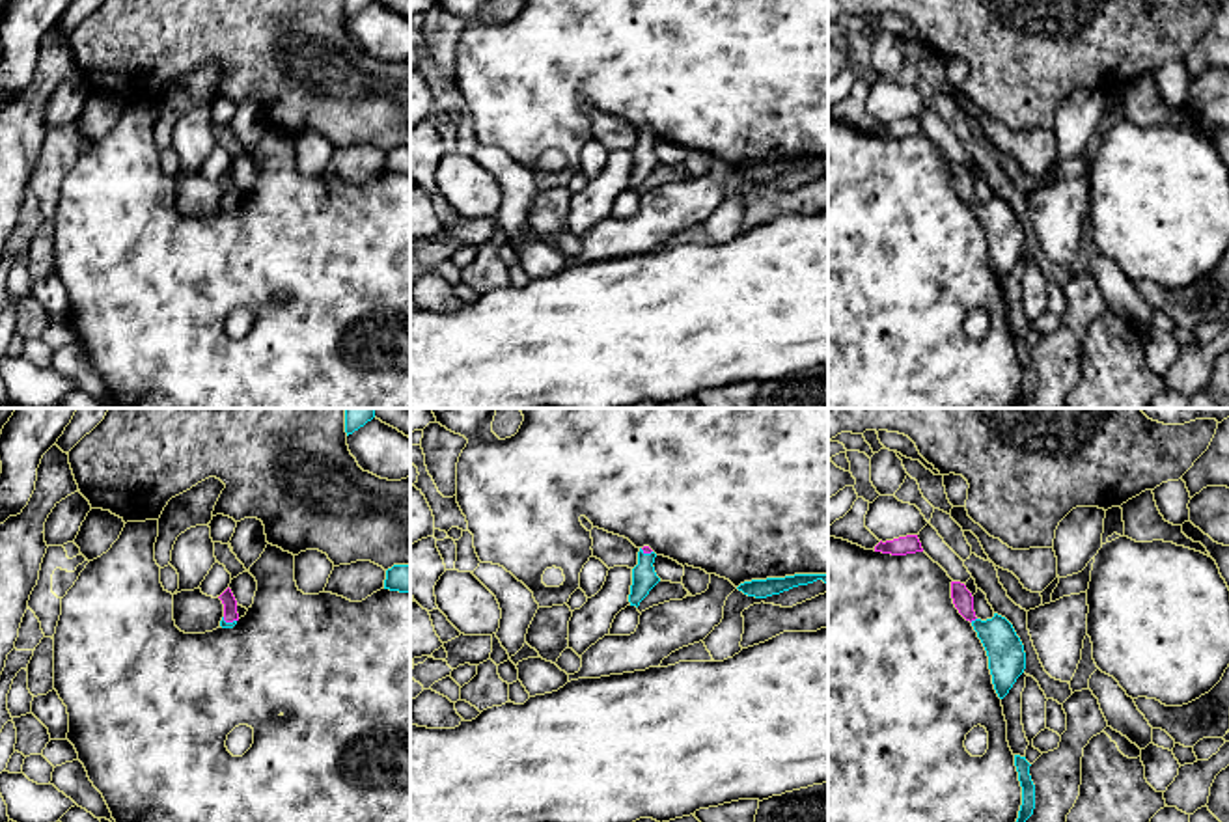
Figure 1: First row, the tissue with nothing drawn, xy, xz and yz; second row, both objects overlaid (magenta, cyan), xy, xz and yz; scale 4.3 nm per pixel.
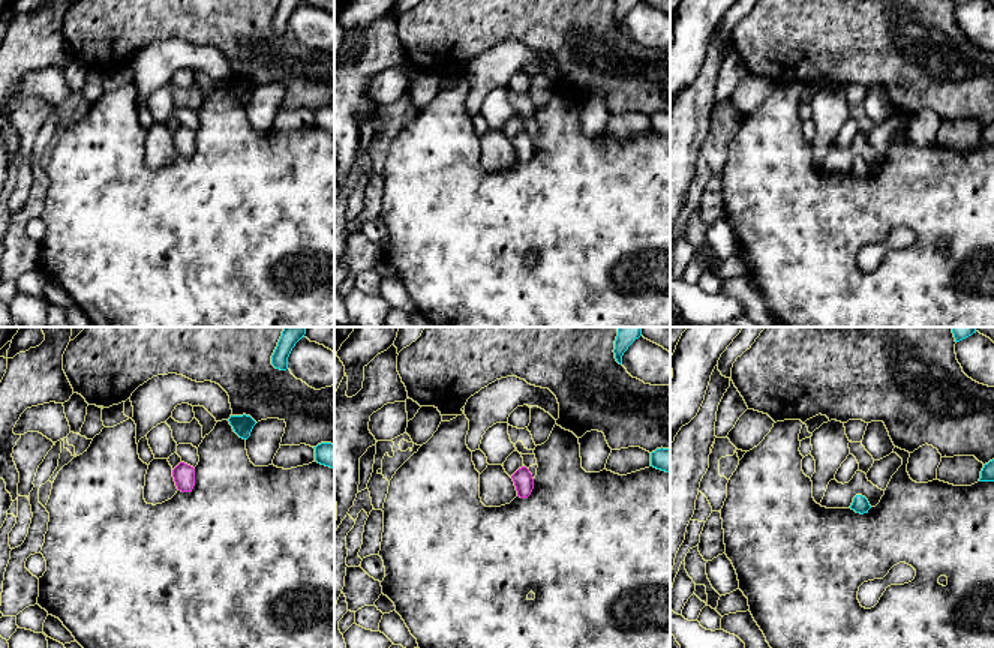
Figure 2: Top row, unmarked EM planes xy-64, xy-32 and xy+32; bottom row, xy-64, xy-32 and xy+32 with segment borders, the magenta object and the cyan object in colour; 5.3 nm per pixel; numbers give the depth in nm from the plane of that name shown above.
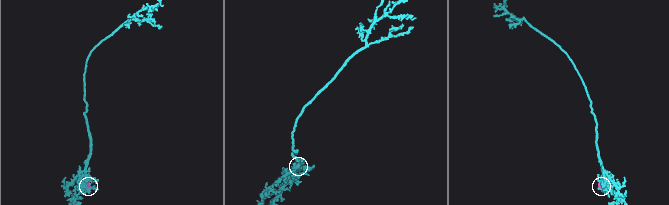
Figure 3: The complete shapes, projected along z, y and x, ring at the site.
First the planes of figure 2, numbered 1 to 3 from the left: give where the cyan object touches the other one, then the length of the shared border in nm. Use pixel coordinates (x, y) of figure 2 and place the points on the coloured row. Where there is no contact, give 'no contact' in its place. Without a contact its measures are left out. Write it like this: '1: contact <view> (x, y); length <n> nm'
1: no contact
2: no contact
3: no contact

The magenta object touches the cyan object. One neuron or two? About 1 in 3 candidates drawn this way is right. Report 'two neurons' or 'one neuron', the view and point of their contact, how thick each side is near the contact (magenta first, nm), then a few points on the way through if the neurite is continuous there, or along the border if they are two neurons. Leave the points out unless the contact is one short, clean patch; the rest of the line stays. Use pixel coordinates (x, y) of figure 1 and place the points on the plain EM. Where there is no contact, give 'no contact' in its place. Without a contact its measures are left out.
one neuron | yz (972, 202) | 90/160 nm | across yz (963, 181), (972, 202), (1006, 235)

